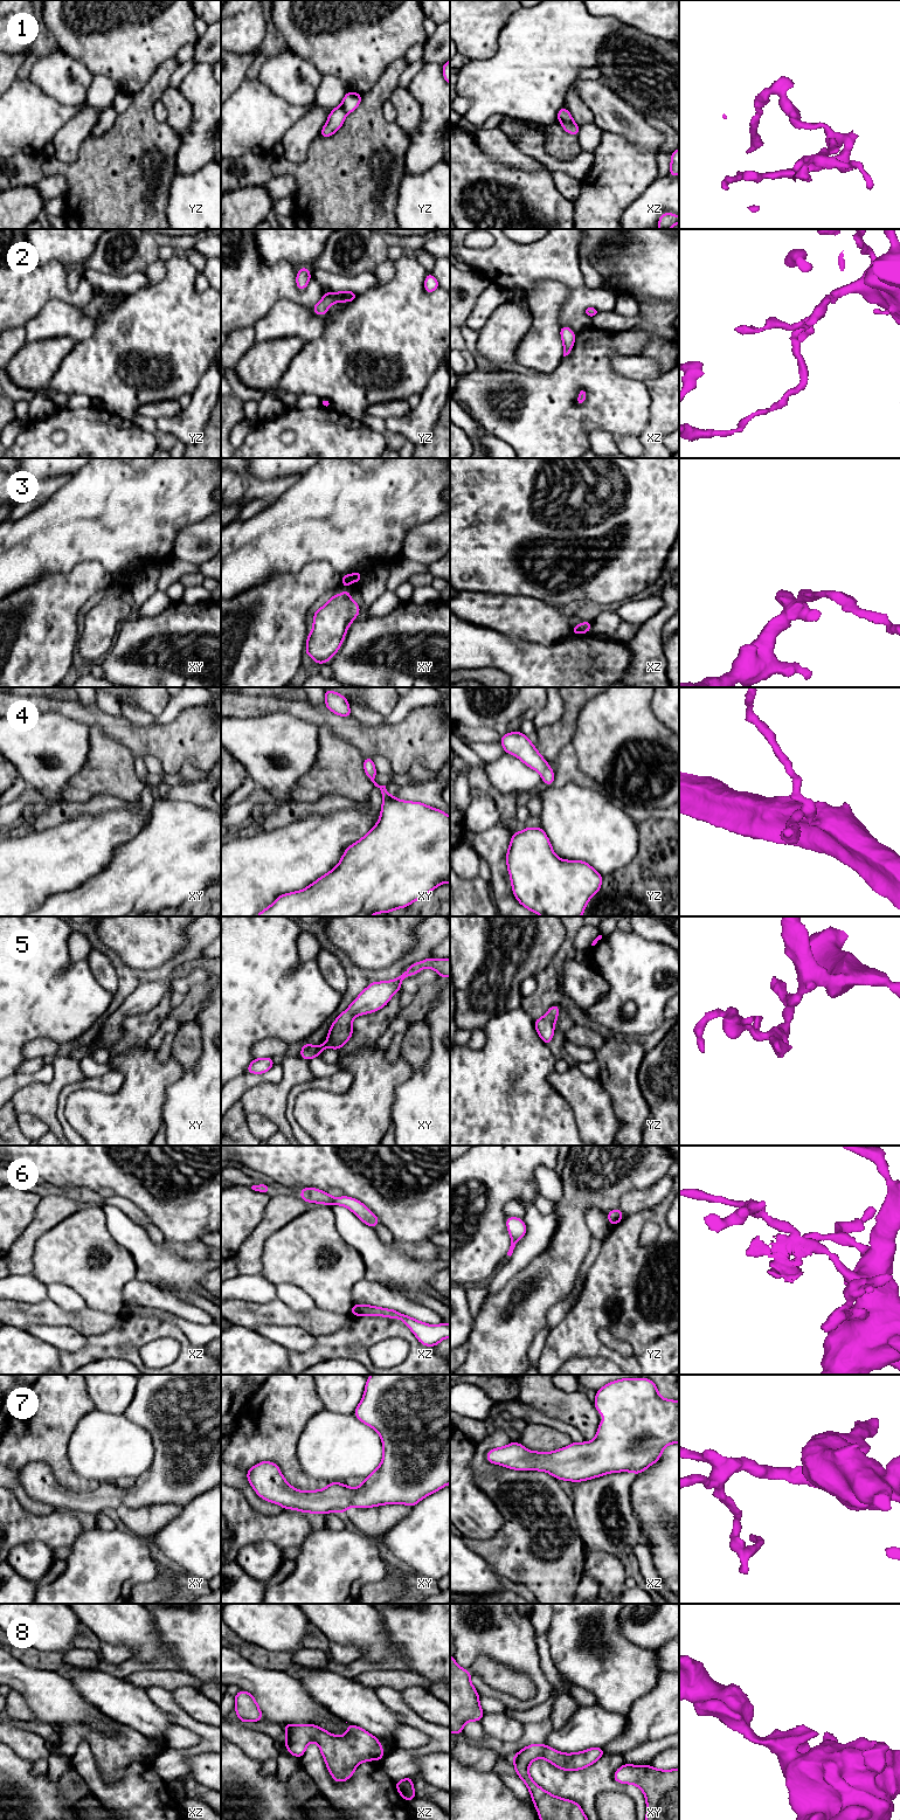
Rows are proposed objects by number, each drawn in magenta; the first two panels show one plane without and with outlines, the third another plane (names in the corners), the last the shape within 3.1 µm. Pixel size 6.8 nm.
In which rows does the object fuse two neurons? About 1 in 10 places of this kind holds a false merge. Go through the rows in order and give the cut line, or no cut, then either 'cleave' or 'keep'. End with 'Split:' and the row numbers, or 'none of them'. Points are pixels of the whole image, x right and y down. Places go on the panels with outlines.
1: cut in xz along (561, 122), (573, 123); cleave
2: no cut; keep
3: cut in xy along (343, 579), (348, 582); cleave
4: no cut; keep
5: no cut; keep
6: no cut; keep
7: no cut; keep
8: no cut; keep
Split: 1, 3

